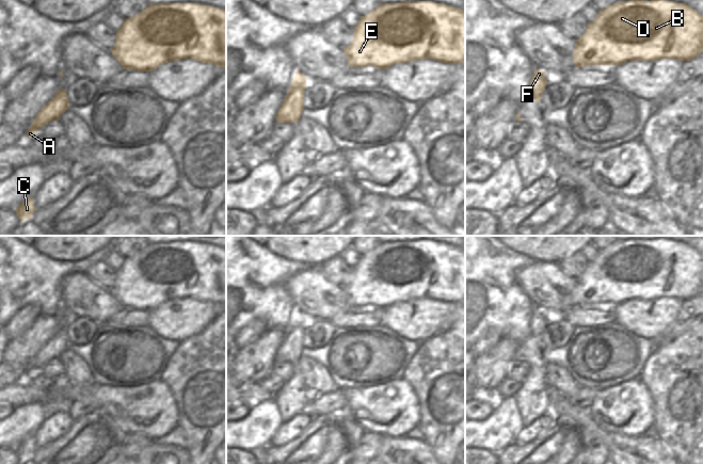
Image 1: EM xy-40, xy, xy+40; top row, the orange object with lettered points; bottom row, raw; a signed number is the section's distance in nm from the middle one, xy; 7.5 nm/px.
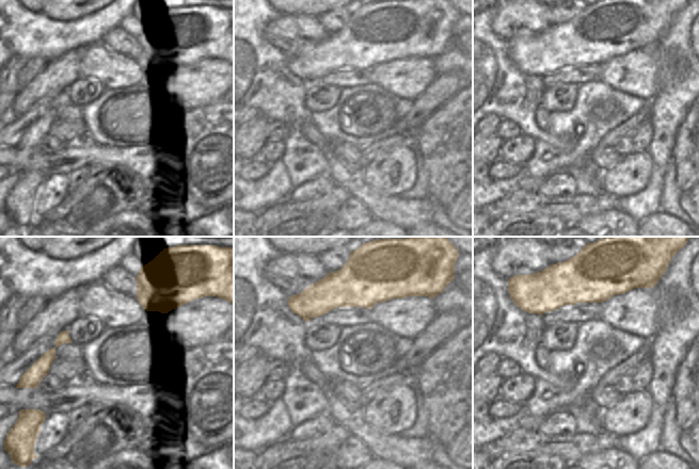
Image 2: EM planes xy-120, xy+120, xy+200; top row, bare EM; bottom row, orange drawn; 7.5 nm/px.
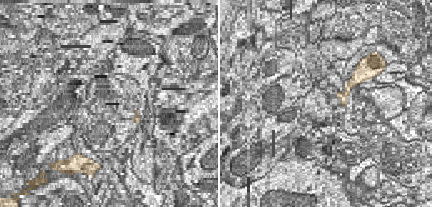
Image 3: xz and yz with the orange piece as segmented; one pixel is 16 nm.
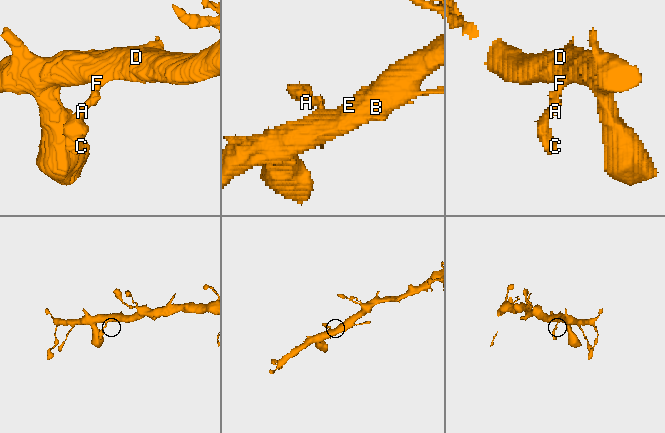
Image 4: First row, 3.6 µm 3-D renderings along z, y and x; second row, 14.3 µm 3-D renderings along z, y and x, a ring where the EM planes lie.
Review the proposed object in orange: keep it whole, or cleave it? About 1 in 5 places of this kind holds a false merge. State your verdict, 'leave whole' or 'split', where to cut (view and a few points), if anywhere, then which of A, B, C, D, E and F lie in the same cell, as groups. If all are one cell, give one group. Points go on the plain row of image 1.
leave whole | no cut | A B C D E F

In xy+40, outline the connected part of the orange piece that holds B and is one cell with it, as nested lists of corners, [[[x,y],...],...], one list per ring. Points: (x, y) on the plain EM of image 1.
[[[666,238],[617,240],[600,250],[586,271],[575,281],[575,306],[621,304],[627,300],[676,298],[691,300],[703,288],[703,255],[686,242]]]

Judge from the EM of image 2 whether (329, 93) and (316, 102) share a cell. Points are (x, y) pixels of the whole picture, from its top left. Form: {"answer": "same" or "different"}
{"answer": "same"}

